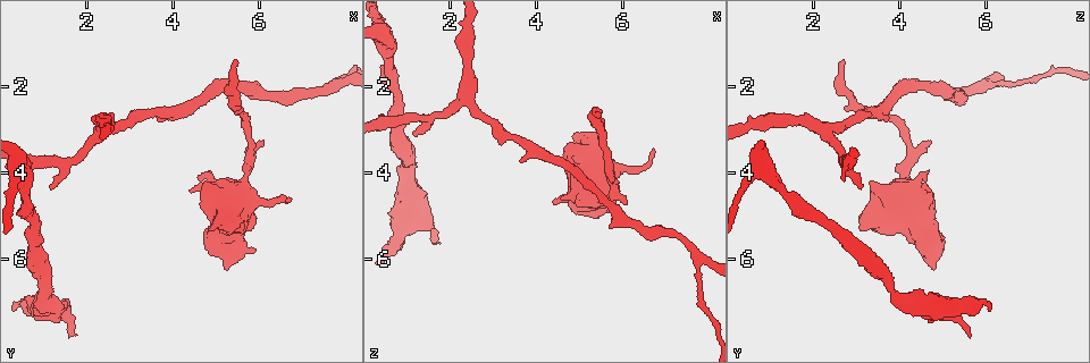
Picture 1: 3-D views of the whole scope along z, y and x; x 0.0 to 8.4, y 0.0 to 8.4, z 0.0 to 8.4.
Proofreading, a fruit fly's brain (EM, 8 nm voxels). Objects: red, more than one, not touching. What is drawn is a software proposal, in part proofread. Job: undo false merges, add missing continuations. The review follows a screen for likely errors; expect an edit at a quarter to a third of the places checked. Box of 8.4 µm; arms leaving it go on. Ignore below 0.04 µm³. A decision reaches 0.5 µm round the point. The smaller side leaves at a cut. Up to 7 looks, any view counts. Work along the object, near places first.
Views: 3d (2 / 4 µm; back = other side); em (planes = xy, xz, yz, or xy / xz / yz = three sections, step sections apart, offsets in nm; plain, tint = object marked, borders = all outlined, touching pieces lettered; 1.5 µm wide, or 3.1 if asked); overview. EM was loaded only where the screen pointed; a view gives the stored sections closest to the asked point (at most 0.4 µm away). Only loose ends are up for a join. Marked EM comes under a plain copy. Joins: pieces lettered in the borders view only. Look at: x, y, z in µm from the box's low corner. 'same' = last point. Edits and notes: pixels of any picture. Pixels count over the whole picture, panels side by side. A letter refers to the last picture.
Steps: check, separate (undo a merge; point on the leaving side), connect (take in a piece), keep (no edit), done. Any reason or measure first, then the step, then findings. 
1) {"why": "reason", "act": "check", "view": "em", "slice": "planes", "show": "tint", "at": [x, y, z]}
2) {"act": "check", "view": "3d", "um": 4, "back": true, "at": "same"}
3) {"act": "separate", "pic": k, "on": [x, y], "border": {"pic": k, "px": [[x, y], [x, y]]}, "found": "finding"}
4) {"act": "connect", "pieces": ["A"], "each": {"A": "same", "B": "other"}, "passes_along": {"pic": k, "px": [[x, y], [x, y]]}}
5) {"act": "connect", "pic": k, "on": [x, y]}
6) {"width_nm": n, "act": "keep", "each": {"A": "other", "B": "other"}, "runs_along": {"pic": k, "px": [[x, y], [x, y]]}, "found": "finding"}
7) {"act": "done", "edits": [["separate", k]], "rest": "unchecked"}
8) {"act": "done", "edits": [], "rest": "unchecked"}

{"why": "tapers out", "act": "check", "view": "3d", "um": 4, "at": [1.65, 7.85, 5.65]}

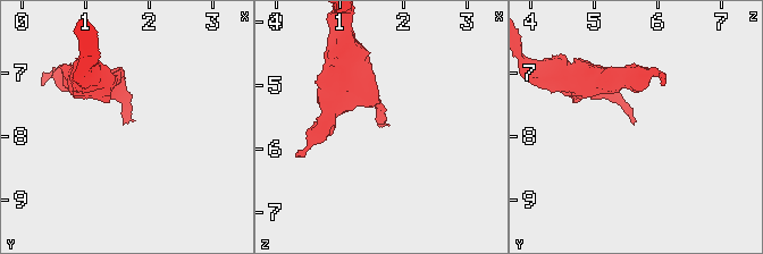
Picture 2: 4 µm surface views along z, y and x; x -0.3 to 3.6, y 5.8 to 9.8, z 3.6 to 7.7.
{"why": "need the tissue", "act": "check", "view": "em", "slice": "planes", "show": "borders", "at": [1.60, 7.80, 5.65]}

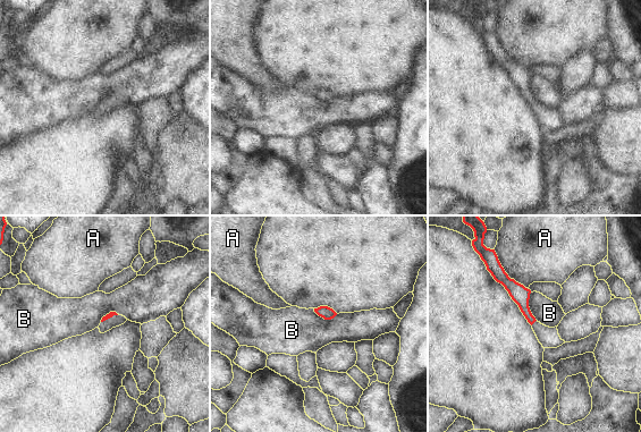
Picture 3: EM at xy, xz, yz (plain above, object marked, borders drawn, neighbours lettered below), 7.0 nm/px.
{"act": "keep", "each": {"A": "other", "B": "other"}, "runs_along": {"pic": 3, "px": [[494, 272], [521, 296], [531, 320]]}, "found": "no lettered piece goes on from it"}

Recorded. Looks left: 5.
{"why": "an open end", "act": "check", "view": "em", "slice": "planes", "show": "borders", "at": [4.40, 4.40, 4.70]}

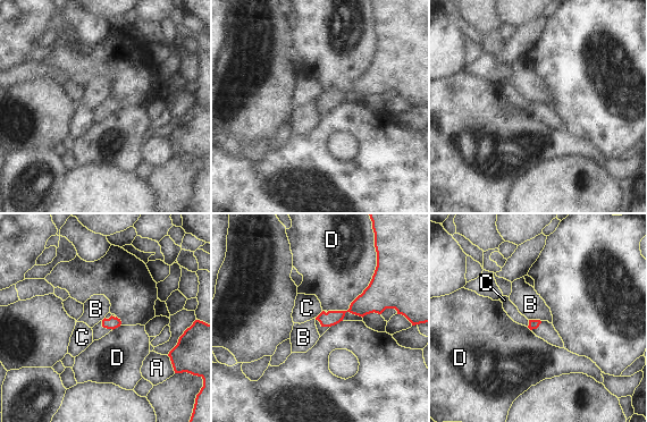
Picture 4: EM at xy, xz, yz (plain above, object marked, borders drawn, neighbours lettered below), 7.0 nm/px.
{"act": "keep", "each": {"A": "other", "B": "other", "C": "other", "D": "other"}, "border": {"pic": 4, "px": [[529, 319], [538, 319], [540, 321]]}, "found": "none of them fits"}

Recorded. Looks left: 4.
{"why": "free end", "act": "check", "view": "em", "slice": "planes", "show": "borders", "at": [1.25, 4.30, 3.15]}

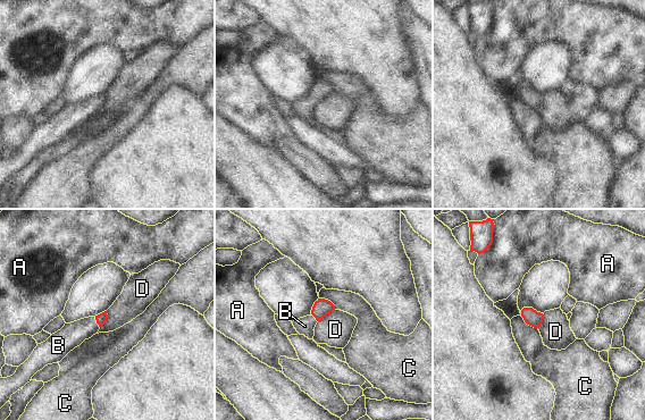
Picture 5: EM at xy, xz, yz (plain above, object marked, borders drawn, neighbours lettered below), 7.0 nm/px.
{"act": "connect", "pieces": ["B"], "each": {"A": "other", "B": "same", "C": "other", "D": "other"}, "passes_along": {"pic": 5, "px": [[101, 318], [97, 322], [72, 335]]}, "found": "it goes on there"}

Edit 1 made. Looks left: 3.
{"act": "done", "edits": [["connect", 5]], "rest": "unchecked"}

